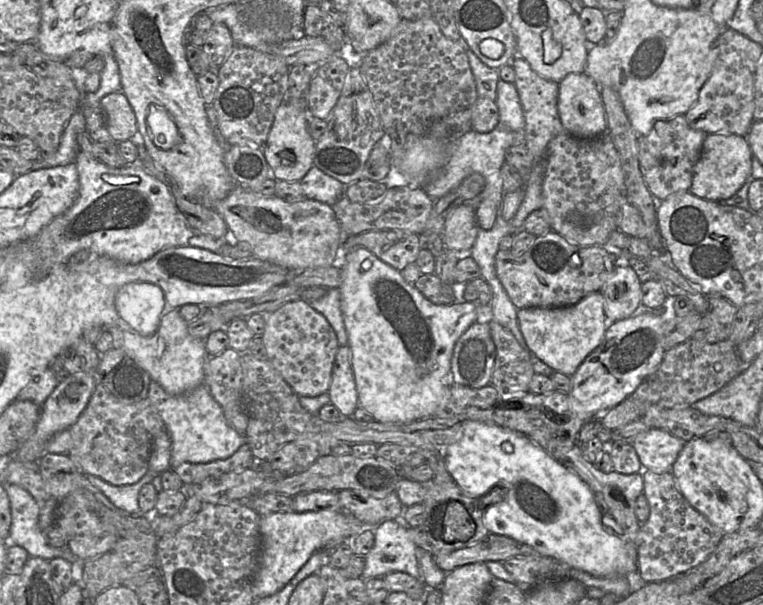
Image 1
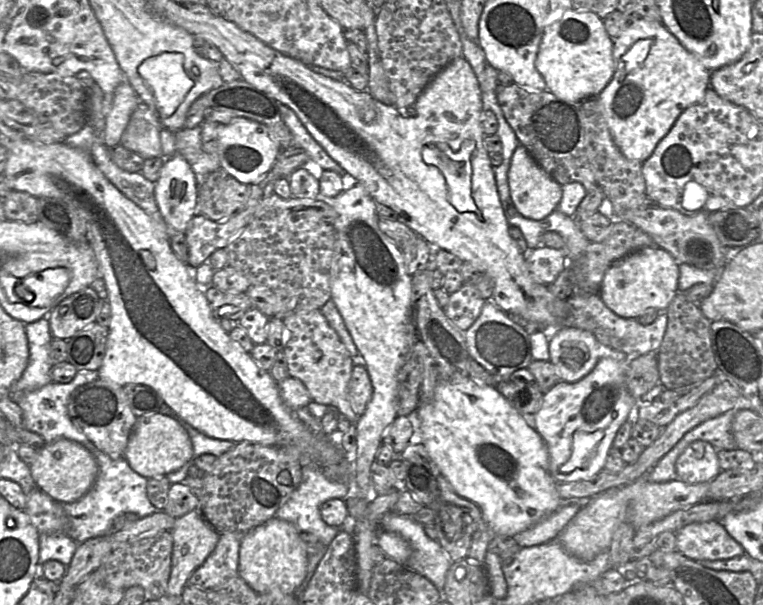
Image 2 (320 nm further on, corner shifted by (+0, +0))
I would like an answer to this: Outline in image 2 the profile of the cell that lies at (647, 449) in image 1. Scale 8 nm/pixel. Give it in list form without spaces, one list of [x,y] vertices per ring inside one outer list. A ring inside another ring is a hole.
[[[692,442],[677,458],[678,479],[688,484],[712,481],[721,472],[717,451],[709,442]]]

